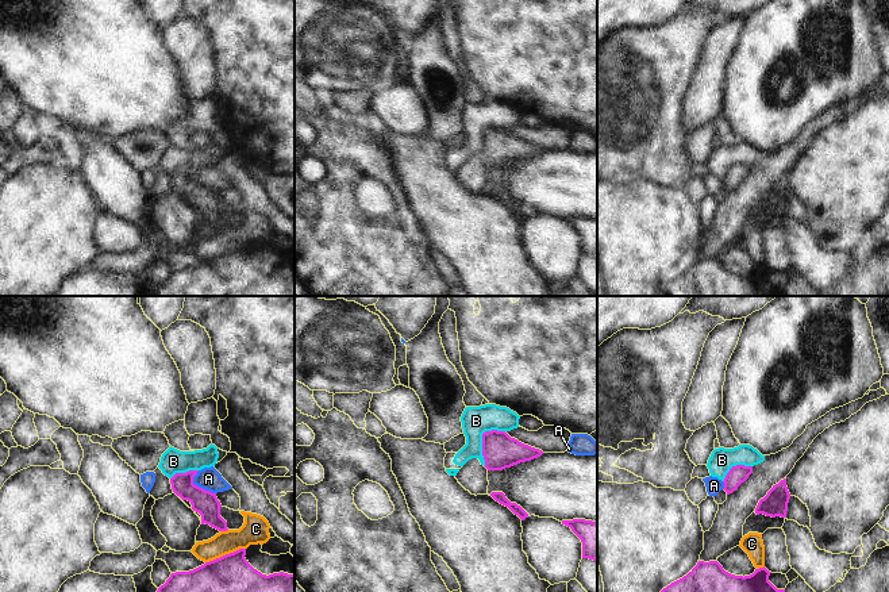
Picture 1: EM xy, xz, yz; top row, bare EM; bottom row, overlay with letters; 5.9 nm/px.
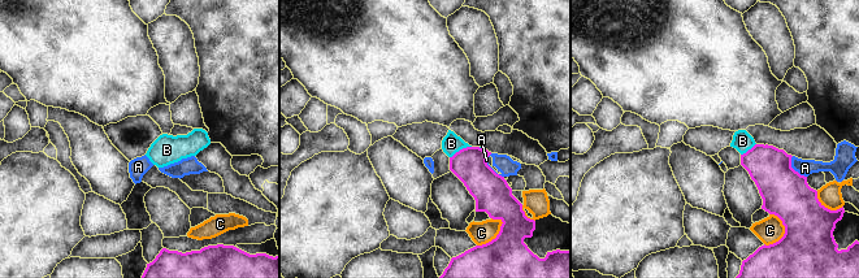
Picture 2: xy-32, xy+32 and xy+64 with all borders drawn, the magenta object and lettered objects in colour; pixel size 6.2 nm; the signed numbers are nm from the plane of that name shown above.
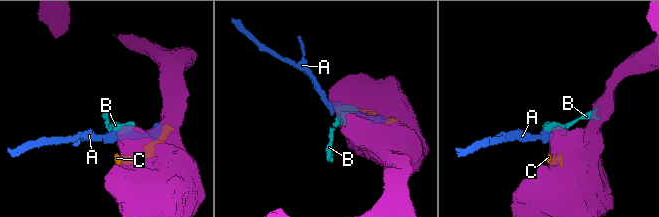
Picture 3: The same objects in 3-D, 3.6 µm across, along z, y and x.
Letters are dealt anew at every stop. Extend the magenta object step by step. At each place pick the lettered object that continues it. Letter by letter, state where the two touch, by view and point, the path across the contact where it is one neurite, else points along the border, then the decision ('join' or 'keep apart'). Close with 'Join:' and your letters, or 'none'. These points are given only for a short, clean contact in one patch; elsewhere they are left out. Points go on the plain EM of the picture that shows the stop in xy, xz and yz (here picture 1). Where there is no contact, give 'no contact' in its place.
A: meets magenta in xy at (199, 184); keep apart
B: meets magenta in xz at (483, 137); border along xz (504, 127), (487, 127), (483, 131), (484, 162); keep apart
C: meets magenta in xy at (226, 252); keep apart
Join: none

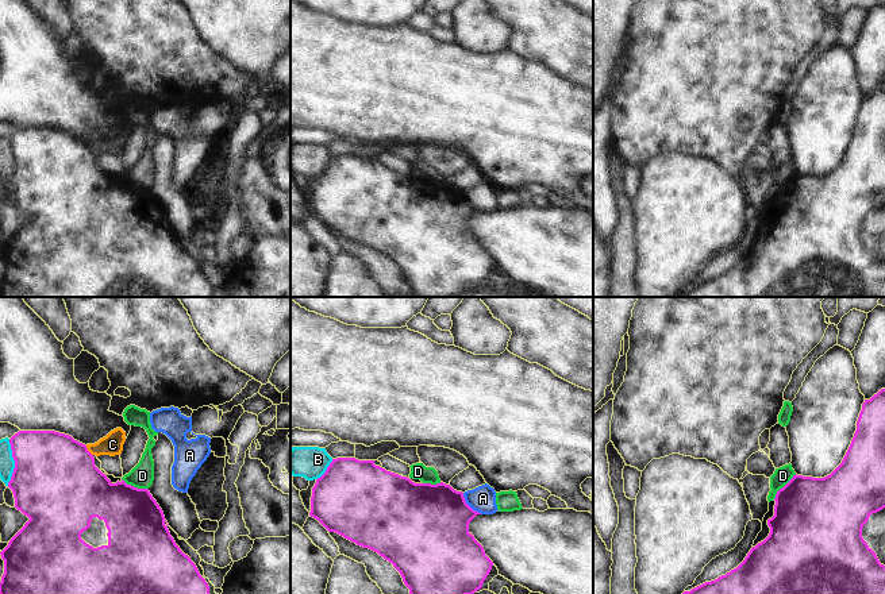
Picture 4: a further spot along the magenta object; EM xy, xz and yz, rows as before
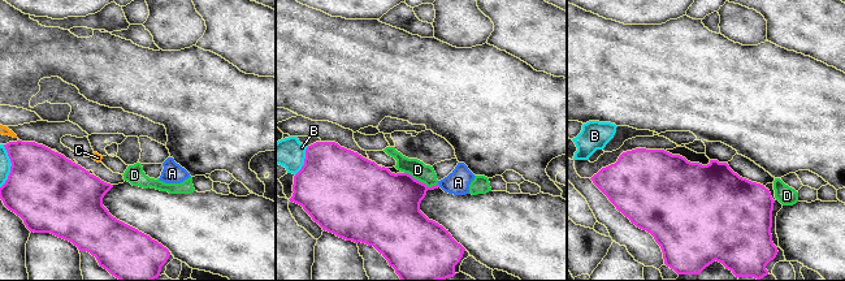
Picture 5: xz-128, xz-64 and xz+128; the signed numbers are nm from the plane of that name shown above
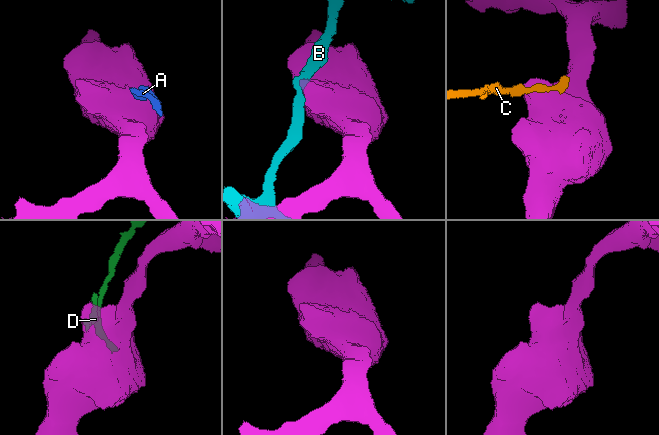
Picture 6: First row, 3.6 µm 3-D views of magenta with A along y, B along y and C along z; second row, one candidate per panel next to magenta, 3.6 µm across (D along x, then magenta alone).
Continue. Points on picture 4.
A: meets magenta in xz at (468, 203); border along xz (462, 191), (466, 200), (481, 211); keep apart
B: meets magenta in xy at (15, 159); keep apart
C: meets magenta in xy at (88, 149); keep apart
D: meets magenta in yz at (784, 184); border along yz (796, 172), (773, 196); keep apart
Join: none

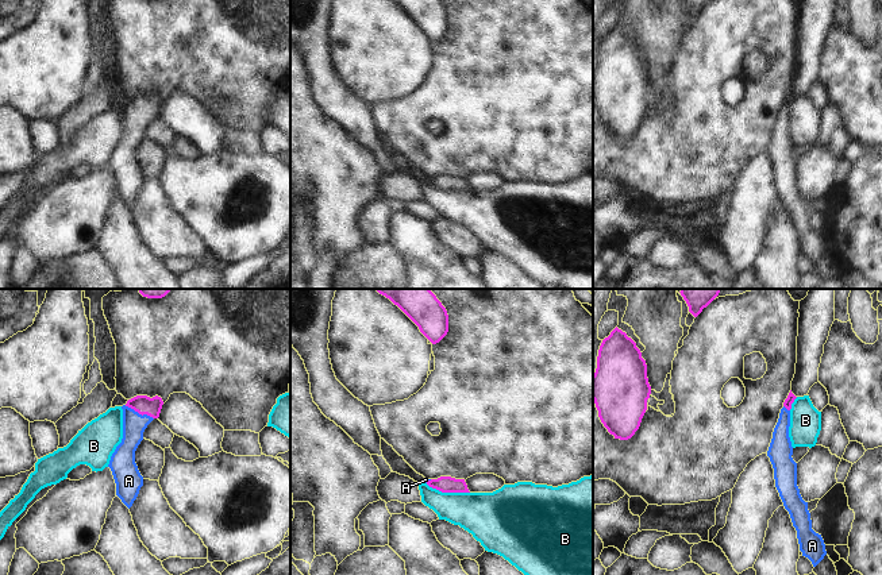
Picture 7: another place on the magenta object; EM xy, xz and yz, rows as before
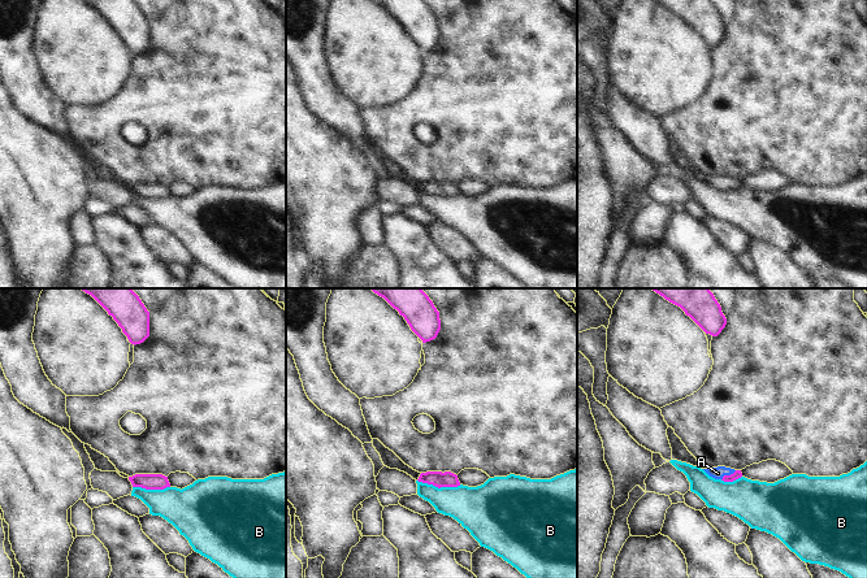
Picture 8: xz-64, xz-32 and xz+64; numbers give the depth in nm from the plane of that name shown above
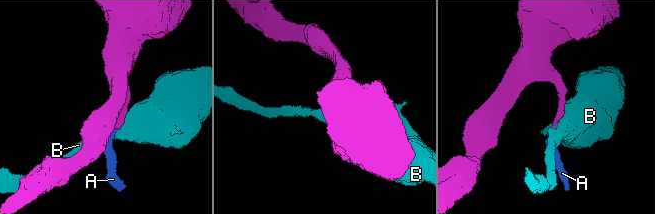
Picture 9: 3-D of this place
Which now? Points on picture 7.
A: meets magenta in xy at (139, 111); runs through xy (142, 101), (139, 111), (134, 122); join
B: meets magenta in xz at (447, 189); border along xz (426, 181), (442, 189), (469, 190); keep apart
Join: A

